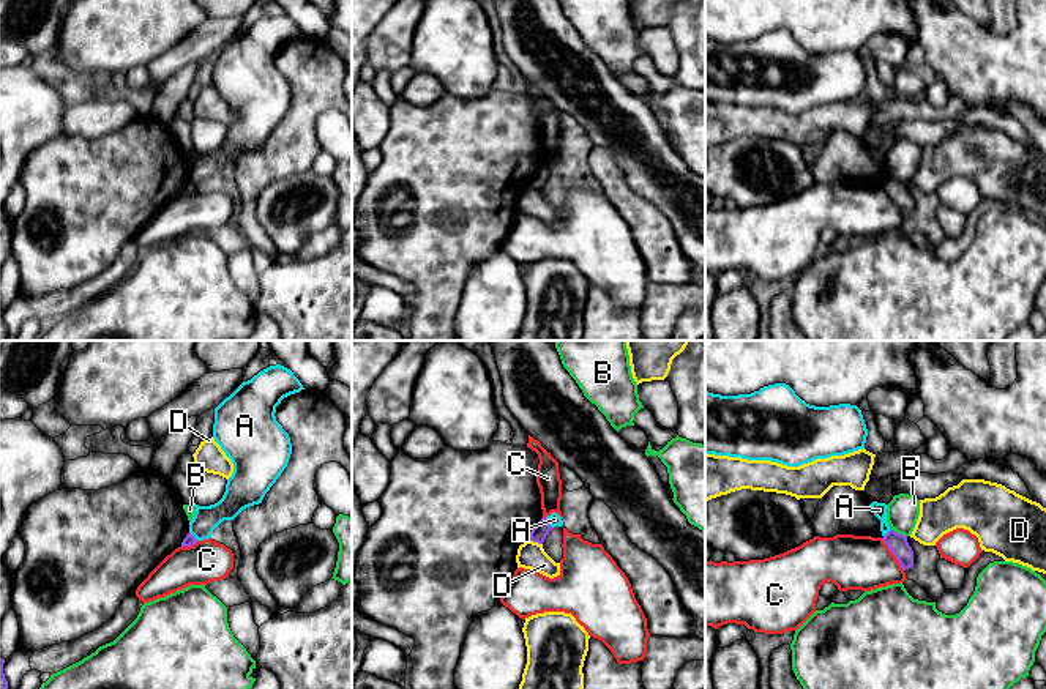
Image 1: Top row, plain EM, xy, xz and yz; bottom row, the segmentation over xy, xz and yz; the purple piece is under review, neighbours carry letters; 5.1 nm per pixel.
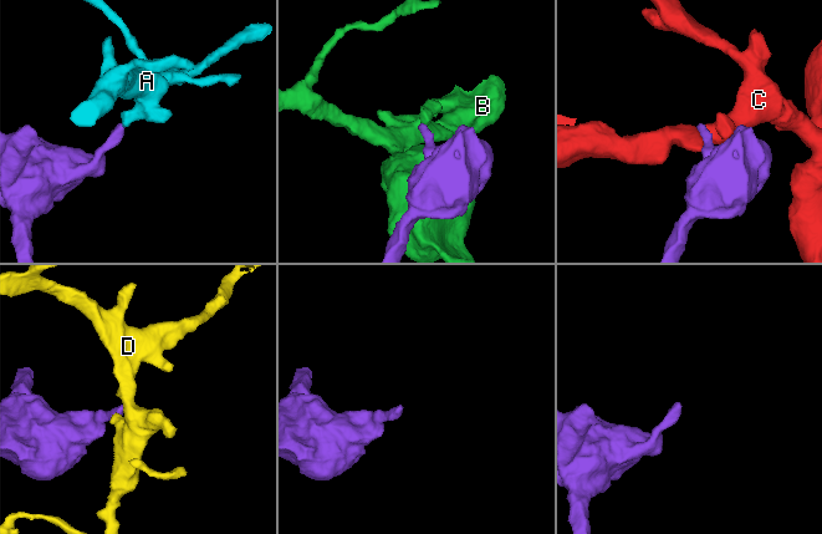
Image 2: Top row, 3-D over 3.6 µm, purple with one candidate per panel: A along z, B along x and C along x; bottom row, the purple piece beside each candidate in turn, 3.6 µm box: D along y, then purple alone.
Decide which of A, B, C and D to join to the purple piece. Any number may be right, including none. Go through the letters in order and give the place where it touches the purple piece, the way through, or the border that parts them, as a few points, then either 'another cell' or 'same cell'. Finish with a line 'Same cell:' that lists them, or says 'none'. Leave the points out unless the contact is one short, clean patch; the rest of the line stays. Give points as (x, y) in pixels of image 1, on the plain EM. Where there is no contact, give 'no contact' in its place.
A: contact xz (548, 171); border xz (545, 166), (552, 174); another cell
B: contact yz (898, 180); another cell
C: contact yz (892, 199); border yz (881, 185), (904, 216); another cell
D: contact xz (535, 188); border xz (529, 186), (541, 191); another cell
Same cell: none

